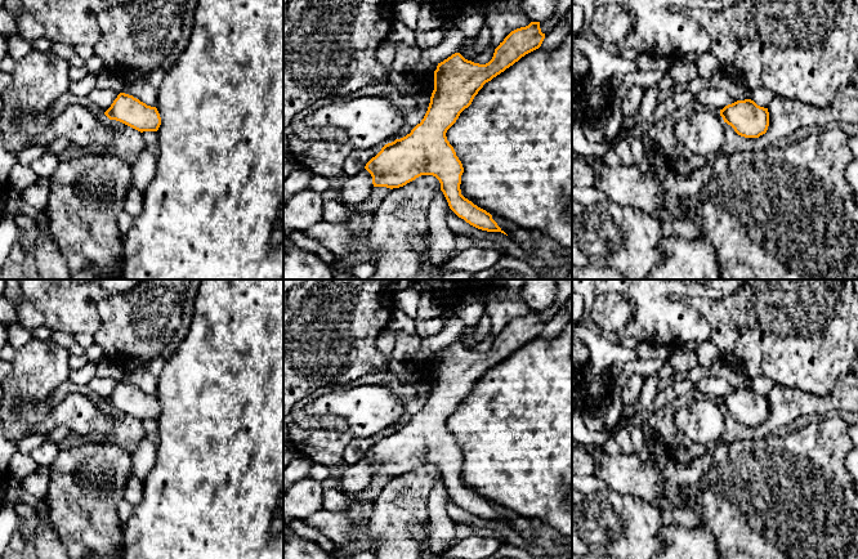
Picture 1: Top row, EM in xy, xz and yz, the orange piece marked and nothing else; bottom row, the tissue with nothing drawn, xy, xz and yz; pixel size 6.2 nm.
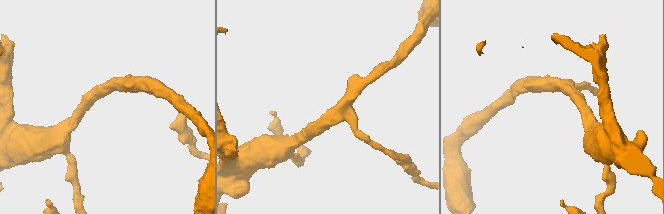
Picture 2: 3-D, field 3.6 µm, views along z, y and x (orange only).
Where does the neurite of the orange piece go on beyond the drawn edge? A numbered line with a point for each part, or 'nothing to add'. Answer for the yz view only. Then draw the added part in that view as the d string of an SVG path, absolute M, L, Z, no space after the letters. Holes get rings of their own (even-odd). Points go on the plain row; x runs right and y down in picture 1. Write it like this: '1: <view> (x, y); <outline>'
nothing to add

